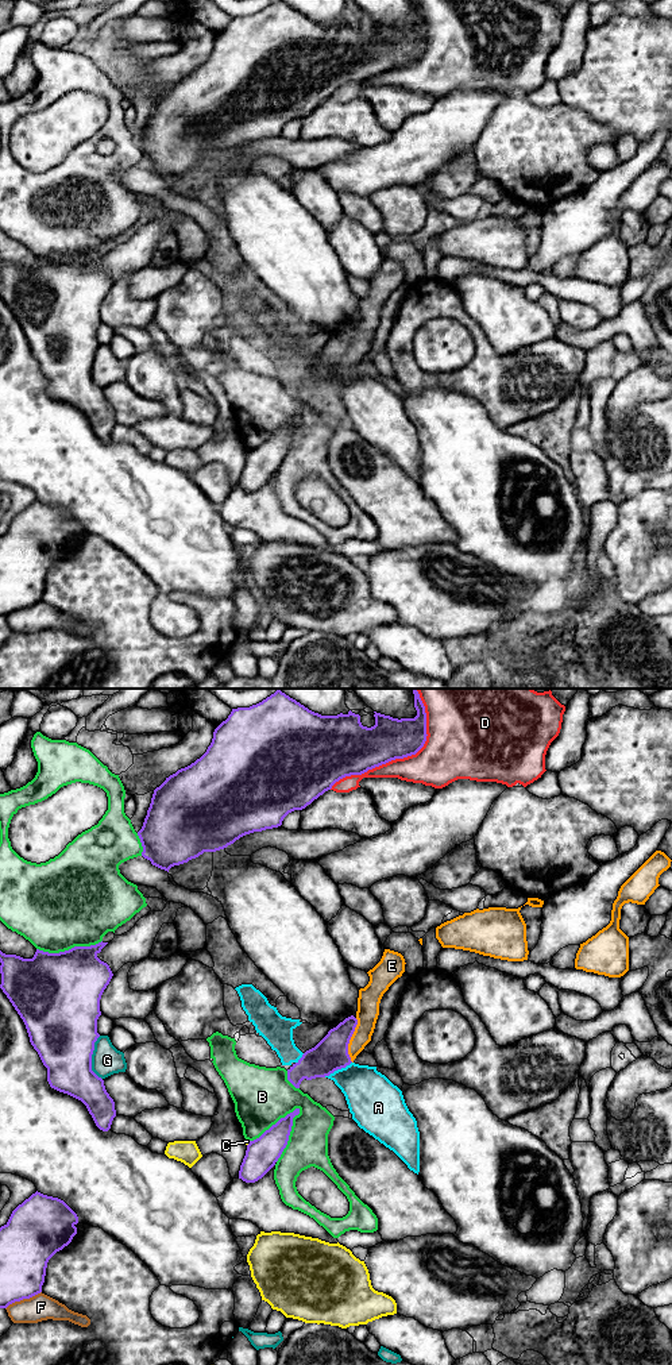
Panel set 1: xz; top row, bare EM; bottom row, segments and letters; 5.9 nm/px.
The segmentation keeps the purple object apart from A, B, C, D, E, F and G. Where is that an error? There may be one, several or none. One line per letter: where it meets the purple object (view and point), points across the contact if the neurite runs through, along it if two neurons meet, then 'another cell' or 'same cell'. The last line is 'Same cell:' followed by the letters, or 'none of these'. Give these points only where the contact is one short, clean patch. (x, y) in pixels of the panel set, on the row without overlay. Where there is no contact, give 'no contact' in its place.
A: meets purple in xz at (338, 377); border along xz (351, 370), (324, 385); another cell
B: meets purple in xz at (275, 432); another cell
C: meets purple in xz at (248, 452); another cell
D: meets purple in xz at (402, 66); another cell
E: meets purple in xz at (350, 347); runs through xz (331, 362), (350, 347), (365, 332), (367, 322); same cell
F: meets purple in xz at (23, 606); another cell
G: meets purple in xz at (91, 366); another cell
Same cell: E

